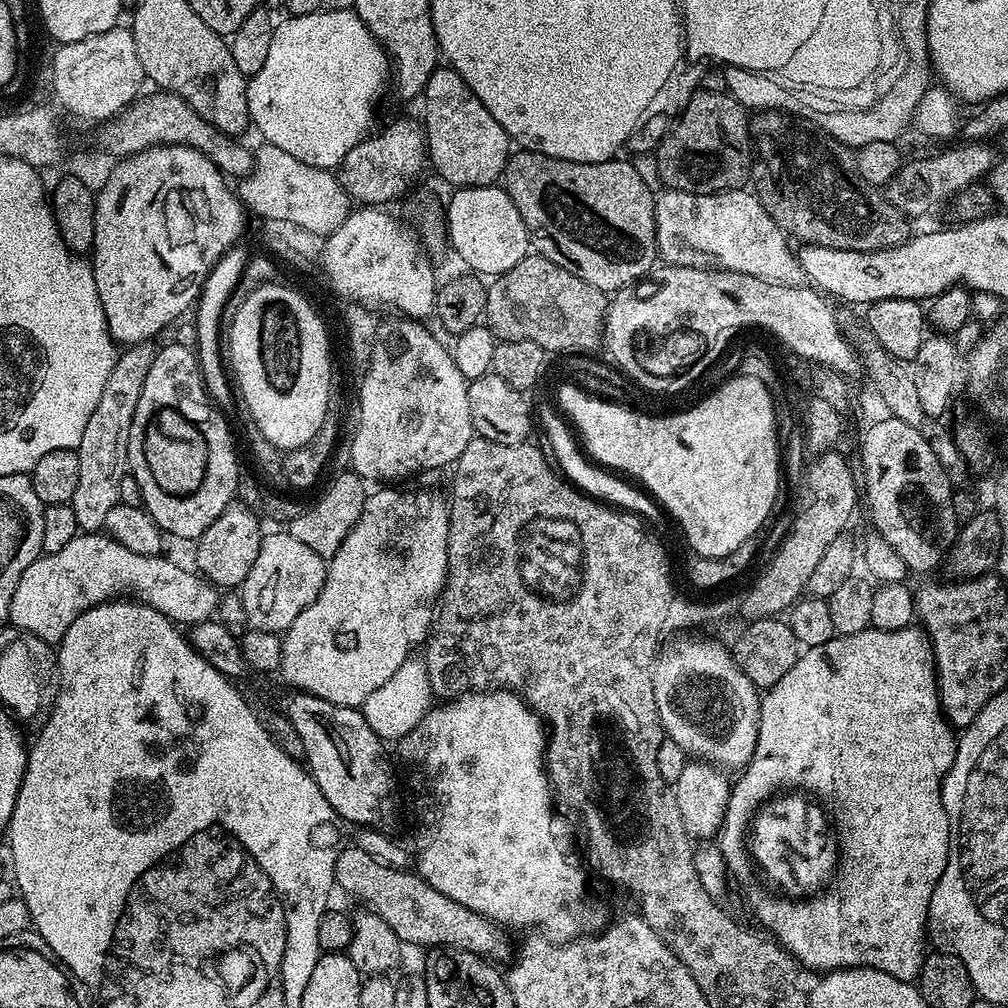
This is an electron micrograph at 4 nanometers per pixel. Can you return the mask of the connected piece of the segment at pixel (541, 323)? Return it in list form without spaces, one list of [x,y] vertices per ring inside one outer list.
[[[524,256],[518,266],[495,277],[487,290],[484,320],[497,341],[534,342],[549,354],[592,354],[588,352],[601,347],[609,297],[550,258]]]

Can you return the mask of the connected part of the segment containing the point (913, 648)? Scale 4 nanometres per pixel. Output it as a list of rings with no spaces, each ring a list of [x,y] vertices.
[[[909,626],[902,630],[890,630],[889,632],[883,632],[874,627],[867,628],[864,632],[858,634],[850,634],[849,636],[833,636],[830,642],[822,642],[822,646],[814,646],[807,650],[801,651],[798,662],[794,662],[794,670],[790,670],[790,674],[783,676],[776,684],[778,690],[782,694],[786,694],[786,706],[766,706],[766,708],[774,708],[774,710],[784,710],[786,716],[780,718],[780,724],[776,726],[776,718],[760,718],[758,722],[758,738],[756,739],[756,749],[754,754],[750,758],[748,767],[746,769],[746,775],[742,780],[734,784],[734,789],[730,792],[730,804],[739,805],[740,803],[750,803],[753,808],[761,810],[766,814],[766,802],[771,800],[773,796],[777,795],[781,790],[803,790],[805,793],[811,794],[813,797],[819,797],[821,795],[829,796],[832,799],[833,806],[838,806],[840,812],[840,829],[843,836],[846,838],[846,851],[842,854],[842,866],[840,868],[840,884],[835,885],[832,892],[825,900],[819,900],[810,906],[793,906],[787,908],[786,906],[777,906],[774,909],[769,909],[767,913],[761,913],[765,916],[765,927],[772,928],[771,935],[774,937],[777,944],[784,948],[788,952],[791,952],[796,957],[797,961],[801,965],[804,964],[808,968],[813,968],[816,974],[823,974],[825,972],[834,972],[837,968],[854,968],[857,966],[863,966],[866,968],[877,968],[882,970],[886,974],[890,974],[894,978],[899,980],[907,980],[909,982],[915,981],[920,975],[920,969],[922,968],[925,957],[926,949],[924,950],[924,931],[930,928],[930,917],[928,911],[930,910],[930,898],[934,894],[934,886],[938,886],[938,878],[942,878],[942,870],[946,870],[946,862],[948,861],[948,815],[946,810],[942,806],[942,798],[940,797],[940,791],[944,785],[944,775],[950,770],[950,766],[954,762],[956,757],[956,741],[958,739],[957,733],[954,731],[951,724],[948,723],[948,717],[944,715],[944,710],[940,702],[940,687],[936,685],[936,659],[932,653],[932,644],[928,641],[928,633],[924,631],[920,626]]]

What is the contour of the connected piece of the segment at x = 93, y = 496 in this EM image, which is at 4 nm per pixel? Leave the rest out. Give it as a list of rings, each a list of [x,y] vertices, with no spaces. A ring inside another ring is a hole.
[[[144,341],[125,347],[118,355],[105,389],[98,398],[98,405],[79,440],[76,451],[79,454],[78,487],[70,505],[74,510],[77,527],[84,532],[101,531],[108,512],[119,503],[120,482],[128,474],[128,446],[130,424],[134,409],[142,394],[146,375],[156,357],[157,349],[151,341]]]

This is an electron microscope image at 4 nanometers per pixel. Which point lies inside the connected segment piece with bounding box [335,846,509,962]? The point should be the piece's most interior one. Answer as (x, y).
(418, 914)

